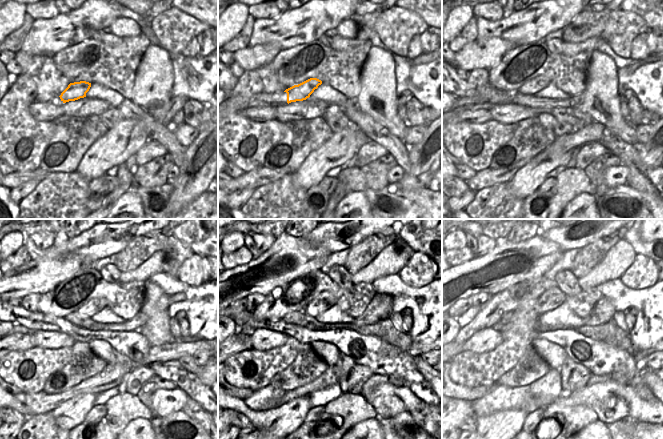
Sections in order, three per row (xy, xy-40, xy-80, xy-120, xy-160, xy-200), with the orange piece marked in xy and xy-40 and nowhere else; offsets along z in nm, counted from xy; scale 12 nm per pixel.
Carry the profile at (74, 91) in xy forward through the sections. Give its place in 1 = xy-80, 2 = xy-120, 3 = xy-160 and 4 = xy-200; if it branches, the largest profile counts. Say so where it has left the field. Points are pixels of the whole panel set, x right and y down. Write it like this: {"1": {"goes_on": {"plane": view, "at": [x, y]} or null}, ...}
{"1": {"goes_on": {"plane": "xy-80", "at": [533, 86]}}, "2": {"goes_on": {"plane": "xy-120", "at": [93, 306]}}, "3": {"goes_on": {"plane": "xy-160", "at": [326, 300]}}, "4": {"goes_on": {"plane": "xy-200", "at": [550, 299]}}}

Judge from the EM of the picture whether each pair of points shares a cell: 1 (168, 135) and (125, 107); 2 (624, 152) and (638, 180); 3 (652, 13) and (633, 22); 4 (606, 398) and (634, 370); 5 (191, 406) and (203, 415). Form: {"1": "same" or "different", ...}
{"1": "same", "2": "same", "3": "different", "4": "different", "5": "same"}

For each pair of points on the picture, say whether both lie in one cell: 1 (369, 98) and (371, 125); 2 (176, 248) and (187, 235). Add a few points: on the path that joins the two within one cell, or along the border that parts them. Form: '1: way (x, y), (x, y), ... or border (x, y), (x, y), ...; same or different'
1: border (355, 98), (358, 106), (364, 112), (389, 130); different
2: border (172, 233), (193, 252); different

